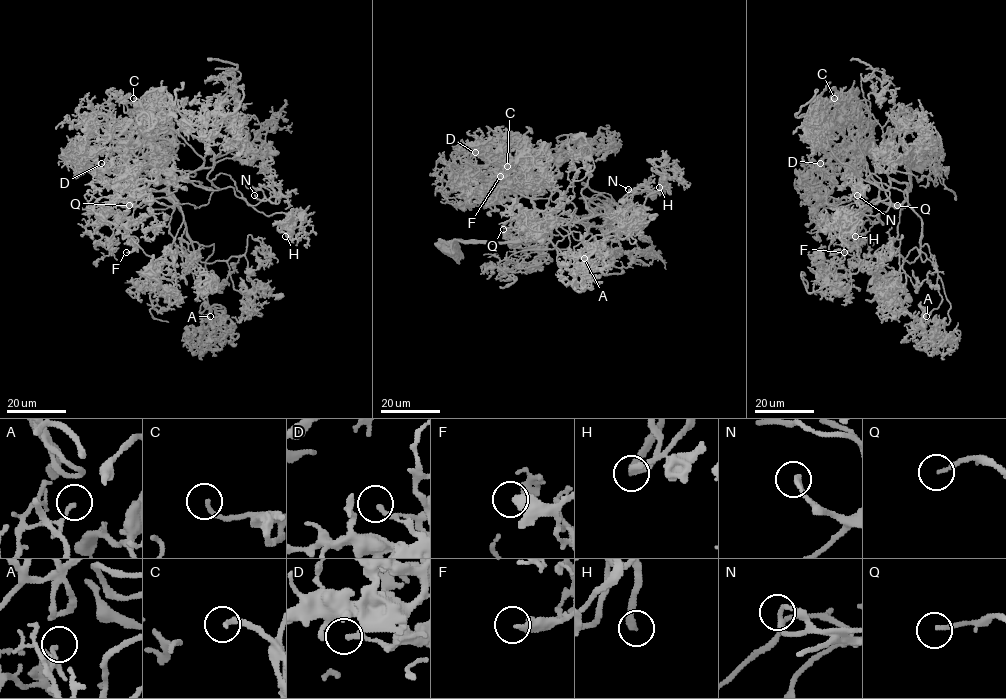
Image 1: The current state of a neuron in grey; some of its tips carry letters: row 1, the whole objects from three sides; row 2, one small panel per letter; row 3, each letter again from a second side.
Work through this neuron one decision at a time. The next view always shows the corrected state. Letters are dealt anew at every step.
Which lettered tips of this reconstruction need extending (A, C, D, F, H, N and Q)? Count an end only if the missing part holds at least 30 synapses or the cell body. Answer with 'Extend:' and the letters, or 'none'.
Extend: C, H, Q

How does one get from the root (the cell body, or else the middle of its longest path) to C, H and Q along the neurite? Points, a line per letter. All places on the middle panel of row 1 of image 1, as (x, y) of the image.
C: (451, 248), (459, 241), (505, 242), (547, 239), (550, 236), (550, 218), (516, 190), (519, 169), (507, 166)
H: (451, 248), (542, 239), (554, 221), (606, 214), (625, 222), (661, 178), (659, 187)
Q: (451, 248), (459, 241), (505, 242), (547, 239), (551, 235), (527, 234), (512, 227), (503, 229)

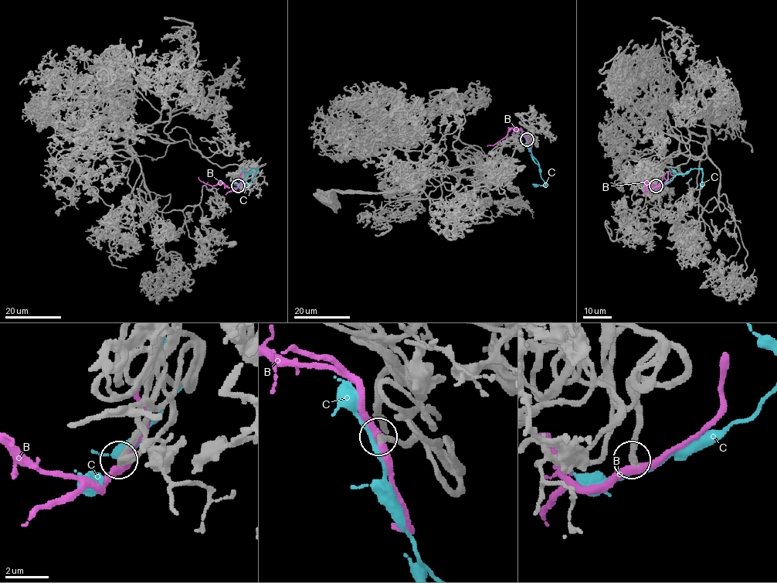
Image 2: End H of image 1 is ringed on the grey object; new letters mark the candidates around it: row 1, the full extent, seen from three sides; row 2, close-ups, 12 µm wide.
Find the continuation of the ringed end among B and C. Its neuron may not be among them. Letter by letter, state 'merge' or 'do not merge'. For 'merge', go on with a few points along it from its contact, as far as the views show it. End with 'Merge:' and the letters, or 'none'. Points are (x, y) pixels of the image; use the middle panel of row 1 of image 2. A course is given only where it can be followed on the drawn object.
B: do not merge
C: do not merge
Merge: none

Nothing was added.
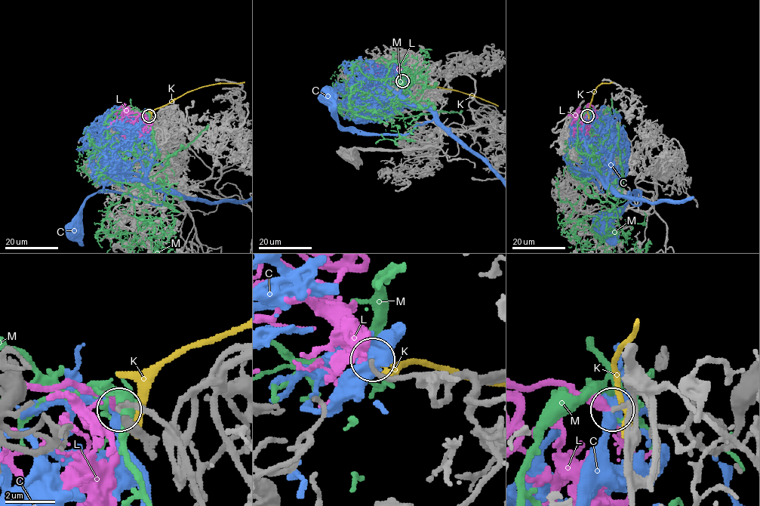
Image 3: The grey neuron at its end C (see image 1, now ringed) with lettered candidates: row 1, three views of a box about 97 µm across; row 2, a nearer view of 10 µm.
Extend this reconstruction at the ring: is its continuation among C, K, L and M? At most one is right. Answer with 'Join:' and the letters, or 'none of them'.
Join: L

